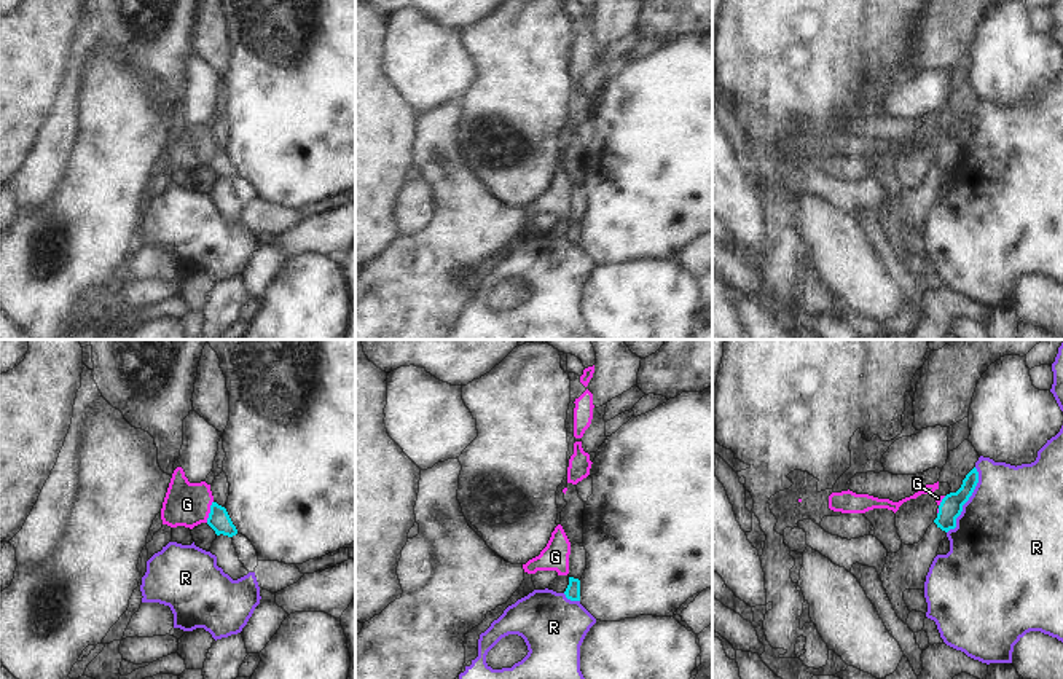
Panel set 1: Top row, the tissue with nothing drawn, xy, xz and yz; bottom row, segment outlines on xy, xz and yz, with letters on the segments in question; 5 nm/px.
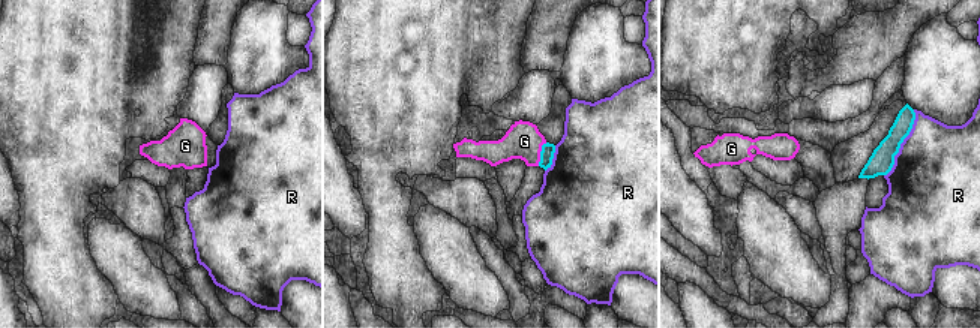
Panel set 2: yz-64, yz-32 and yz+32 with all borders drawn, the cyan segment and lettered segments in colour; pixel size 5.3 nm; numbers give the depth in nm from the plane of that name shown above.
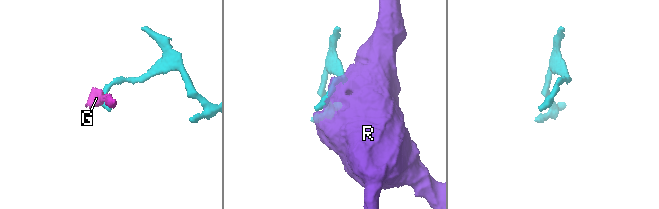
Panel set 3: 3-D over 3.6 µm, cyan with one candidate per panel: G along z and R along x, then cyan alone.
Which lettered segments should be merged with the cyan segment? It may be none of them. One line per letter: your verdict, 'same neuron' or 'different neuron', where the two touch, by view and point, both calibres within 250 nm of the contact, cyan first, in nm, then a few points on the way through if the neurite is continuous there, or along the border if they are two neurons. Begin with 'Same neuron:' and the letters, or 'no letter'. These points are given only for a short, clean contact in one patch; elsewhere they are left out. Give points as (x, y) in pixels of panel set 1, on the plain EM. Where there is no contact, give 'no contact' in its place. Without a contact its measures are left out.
Same neuron: G
G: same neuron; contact xy (211, 155); calibres 110 and 220 nm; way xy (219, 163), (211, 155), (195, 147), (187, 147)
R: different neuron; contact yz (968, 142); calibres 120 and 500 nm; border yz (976, 110), (977, 128), (963, 149), (957, 168), (947, 176)

